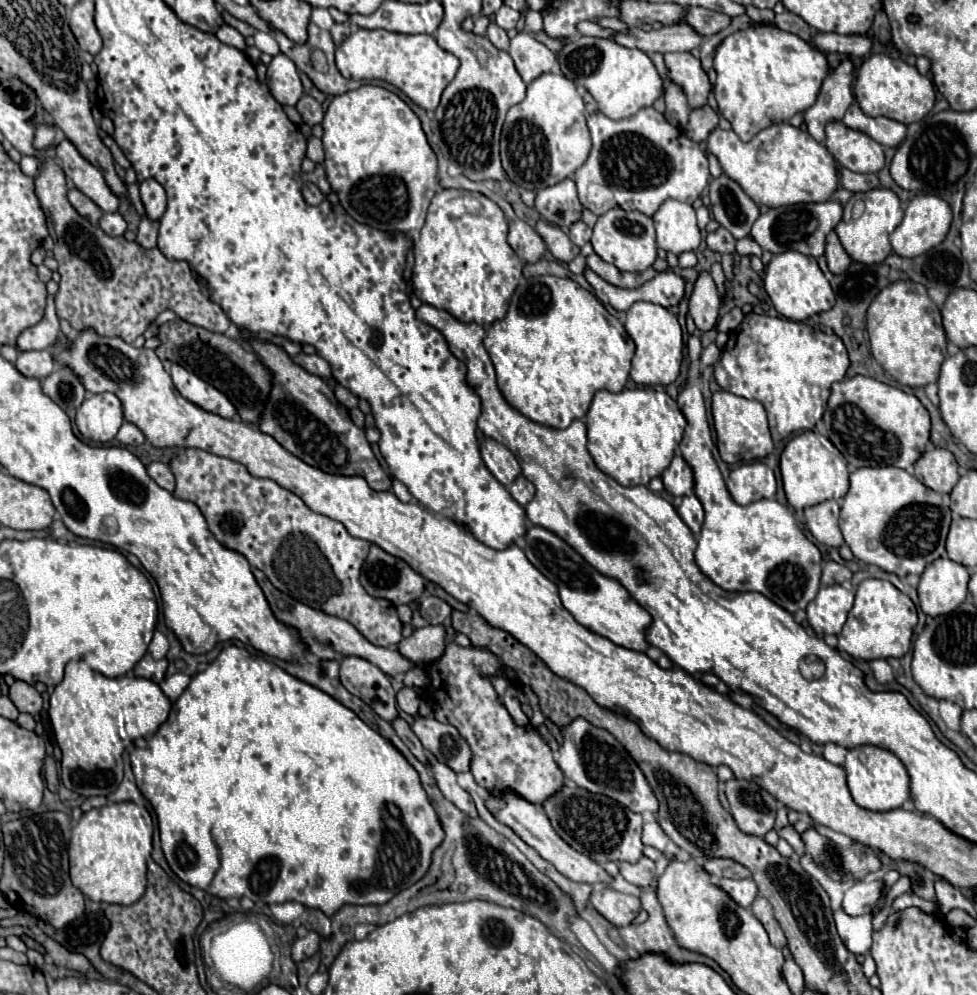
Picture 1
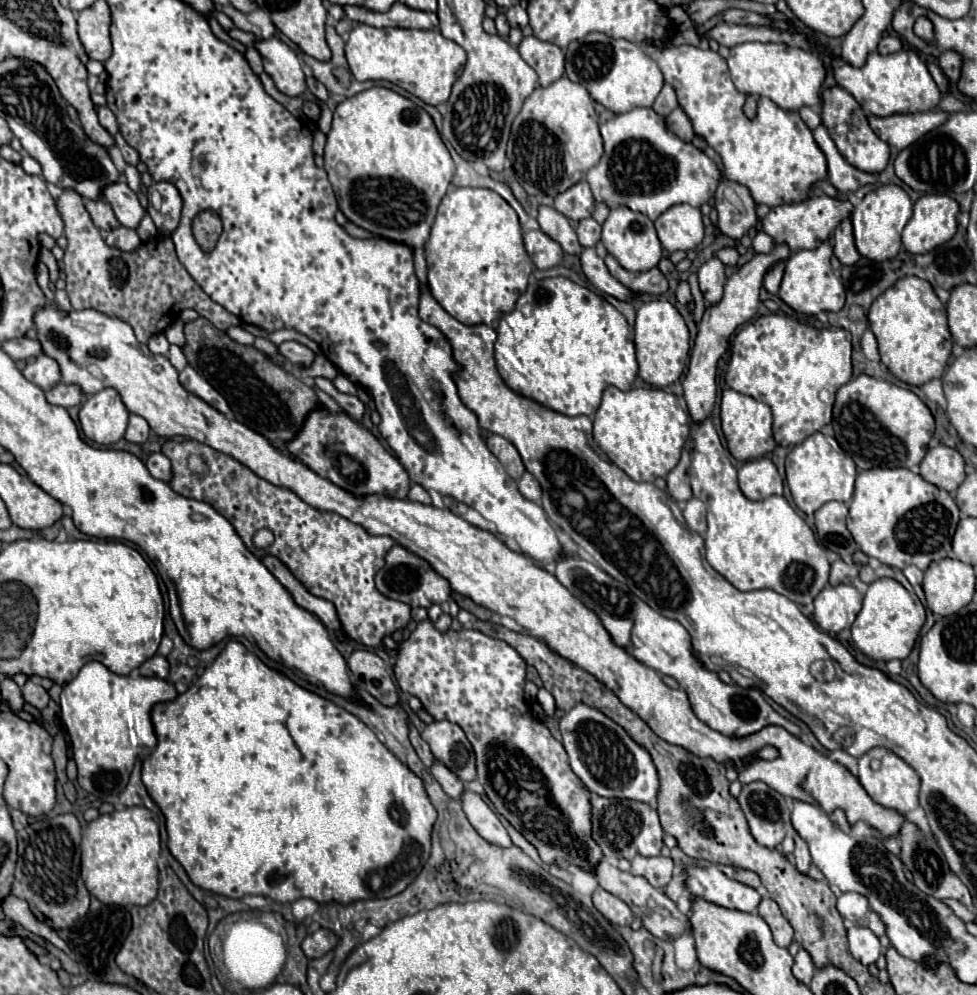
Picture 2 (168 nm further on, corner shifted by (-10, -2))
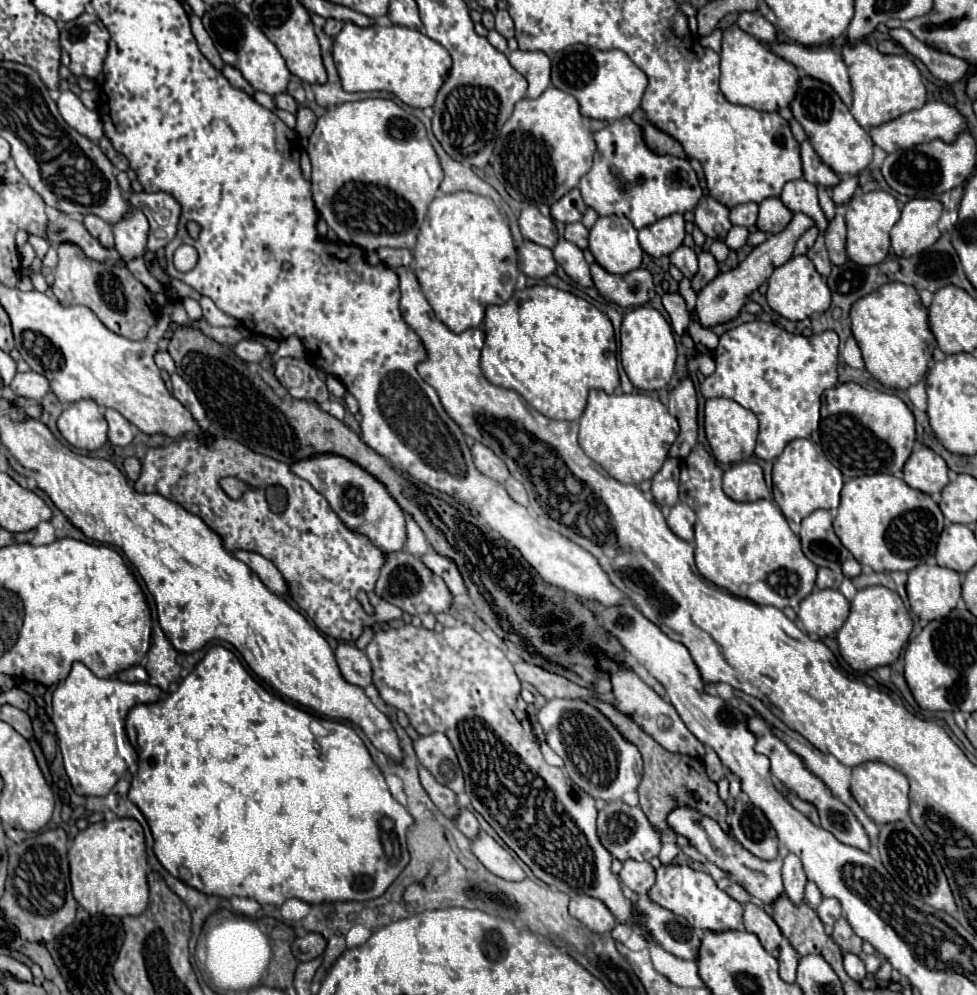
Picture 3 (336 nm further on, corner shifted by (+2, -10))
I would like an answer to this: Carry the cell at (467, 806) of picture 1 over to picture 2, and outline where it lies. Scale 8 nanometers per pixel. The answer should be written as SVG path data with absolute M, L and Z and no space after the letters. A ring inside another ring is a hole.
M467 790L461 804L463 804L463 812L465 812L467 820L479 832L479 836L483 836L493 846L501 846L501 848L513 846L507 830L503 828L503 824L495 816L495 812L483 802L481 796Z

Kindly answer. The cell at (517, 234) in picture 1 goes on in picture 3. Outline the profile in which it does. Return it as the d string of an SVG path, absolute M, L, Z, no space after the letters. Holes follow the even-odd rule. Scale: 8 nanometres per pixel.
M525 240L517 252L519 252L519 270L529 278L535 278L535 280L547 278L557 268L553 252L545 246Z

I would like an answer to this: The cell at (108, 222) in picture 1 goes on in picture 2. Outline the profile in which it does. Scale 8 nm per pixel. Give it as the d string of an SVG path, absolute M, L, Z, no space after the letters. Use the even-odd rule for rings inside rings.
M119 226L119 228L111 230L111 232L107 234L105 242L107 242L109 246L119 248L119 250L125 250L125 252L137 250L137 246L141 246L141 238L137 236L137 232L135 232L135 230L129 230L129 228L125 228L125 226Z

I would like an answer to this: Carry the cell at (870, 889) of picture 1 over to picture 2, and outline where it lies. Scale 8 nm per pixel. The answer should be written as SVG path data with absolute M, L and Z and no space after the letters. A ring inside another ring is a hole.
M845 892L837 898L837 910L845 920L859 924L869 914L869 904L865 896L857 892Z

